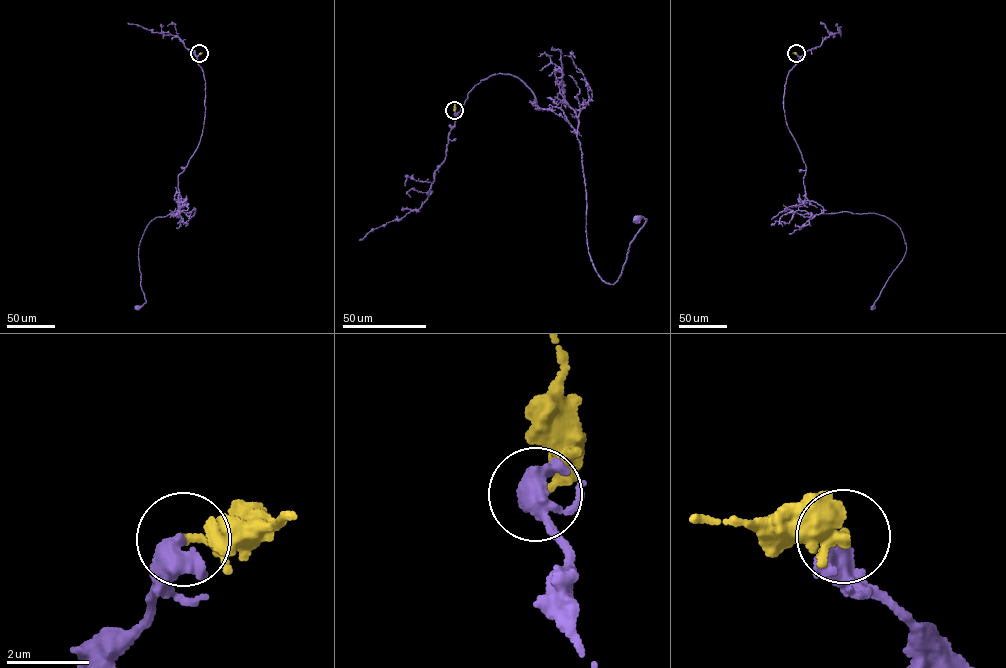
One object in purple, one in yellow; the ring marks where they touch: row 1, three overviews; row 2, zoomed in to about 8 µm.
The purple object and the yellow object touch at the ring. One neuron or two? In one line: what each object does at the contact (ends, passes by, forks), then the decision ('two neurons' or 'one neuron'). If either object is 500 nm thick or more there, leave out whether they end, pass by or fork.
purple passes by; yellow ends; two neurons

